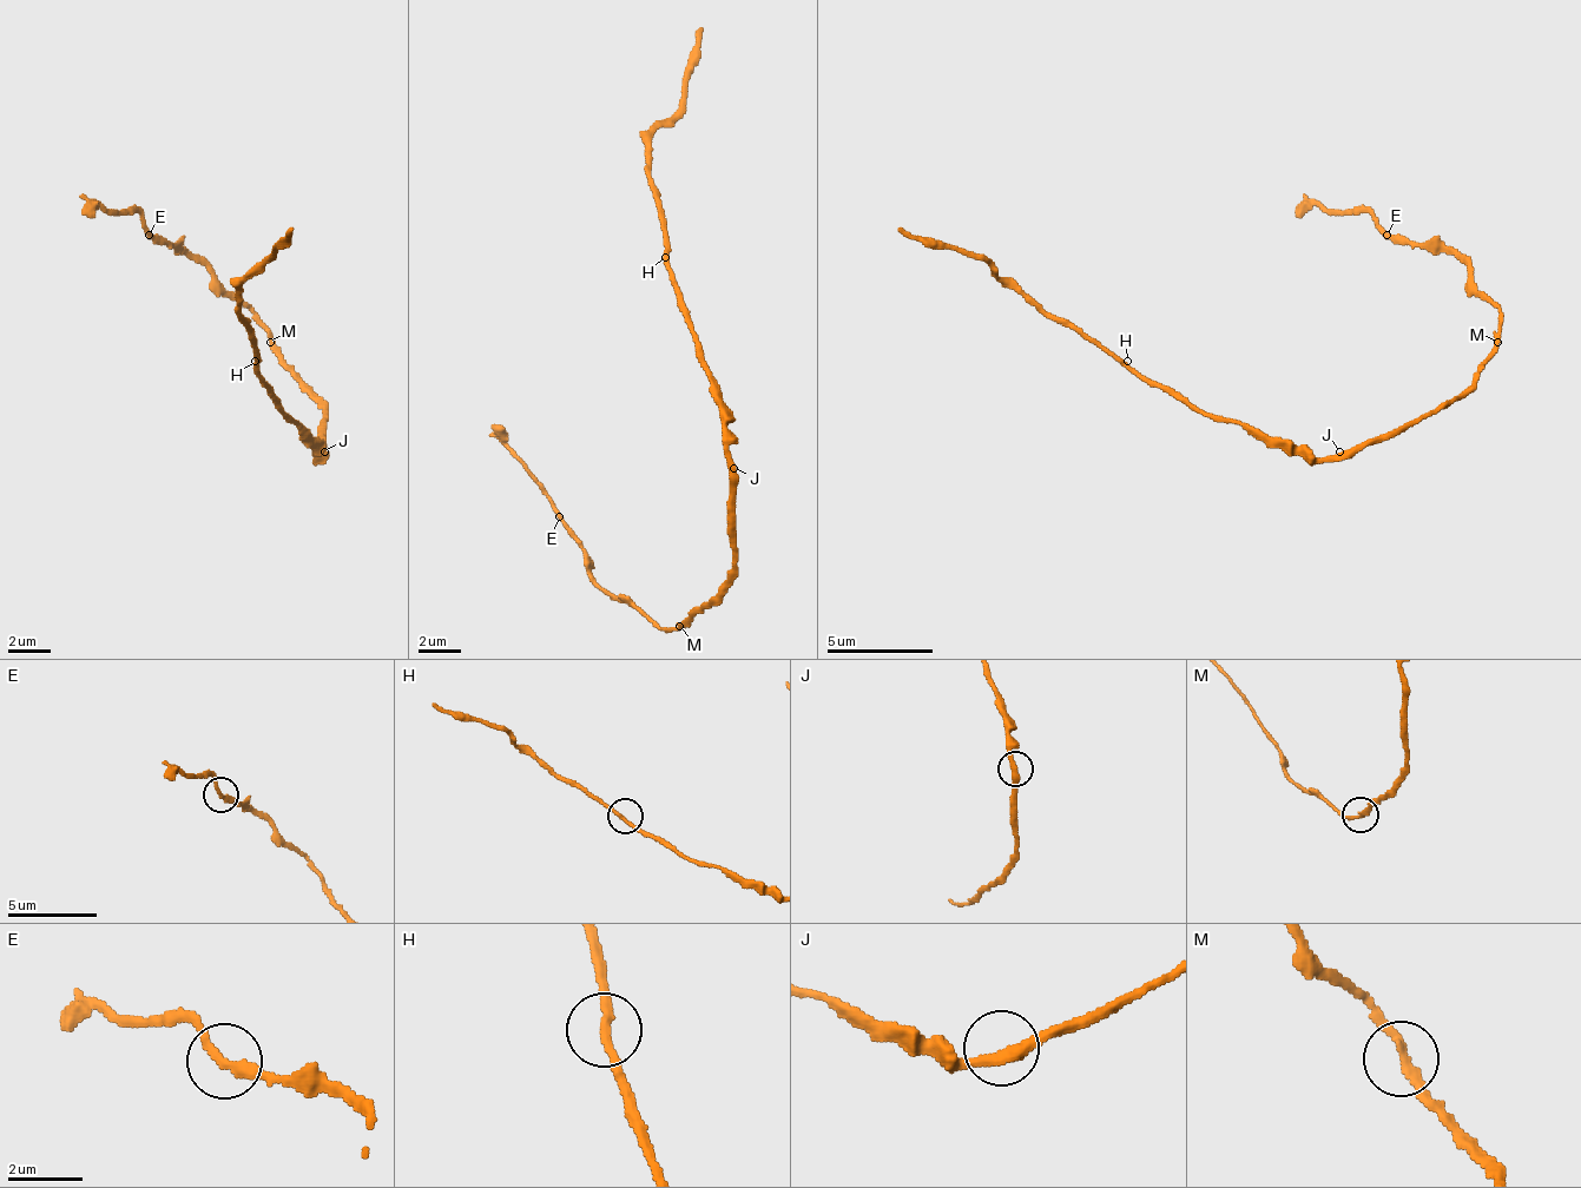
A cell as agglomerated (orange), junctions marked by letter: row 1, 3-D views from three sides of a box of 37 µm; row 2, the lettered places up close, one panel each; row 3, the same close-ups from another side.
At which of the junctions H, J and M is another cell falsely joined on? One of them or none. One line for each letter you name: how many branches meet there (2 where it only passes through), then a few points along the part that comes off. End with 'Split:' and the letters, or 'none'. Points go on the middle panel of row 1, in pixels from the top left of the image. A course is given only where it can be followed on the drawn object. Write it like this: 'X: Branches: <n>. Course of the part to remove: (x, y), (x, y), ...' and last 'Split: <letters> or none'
Split: none

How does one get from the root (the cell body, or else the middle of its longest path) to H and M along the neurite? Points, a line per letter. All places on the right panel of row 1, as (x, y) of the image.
H: (1344, 456), (1302, 456), (1297, 451), (1265, 446), (1239, 424), (1197, 414), (1170, 393), (1154, 388), (1127, 361)
M: (1344, 456), (1361, 446), (1387, 441), (1418, 424), (1429, 414), (1446, 409), (1471, 382), (1477, 367), (1499, 340)

